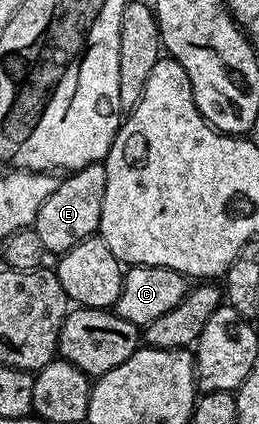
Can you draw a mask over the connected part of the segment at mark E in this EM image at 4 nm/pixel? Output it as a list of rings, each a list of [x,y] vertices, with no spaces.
[[[105,164],[89,165],[67,172],[60,187],[44,199],[44,207],[36,211],[32,230],[40,237],[45,252],[52,255],[67,253],[76,243],[95,236],[100,223],[100,207],[104,203],[104,187],[108,183]]]

